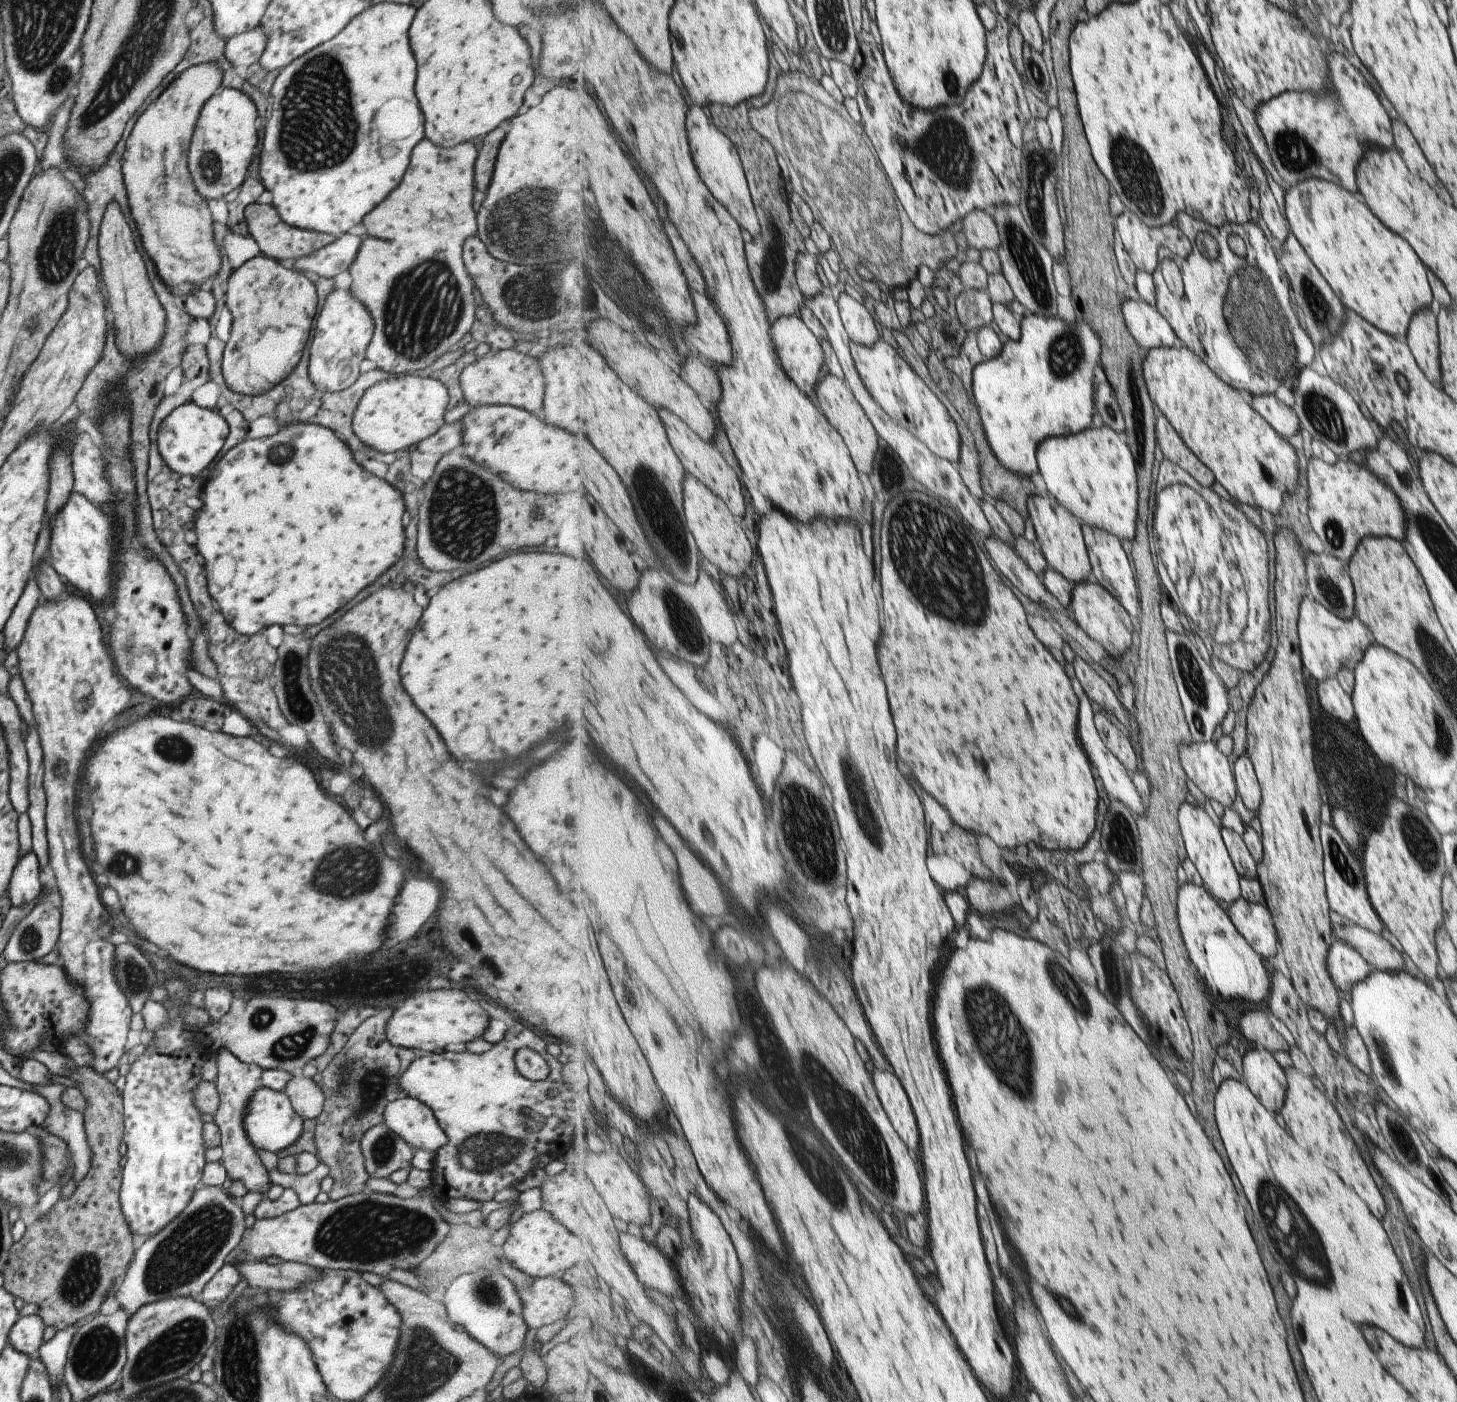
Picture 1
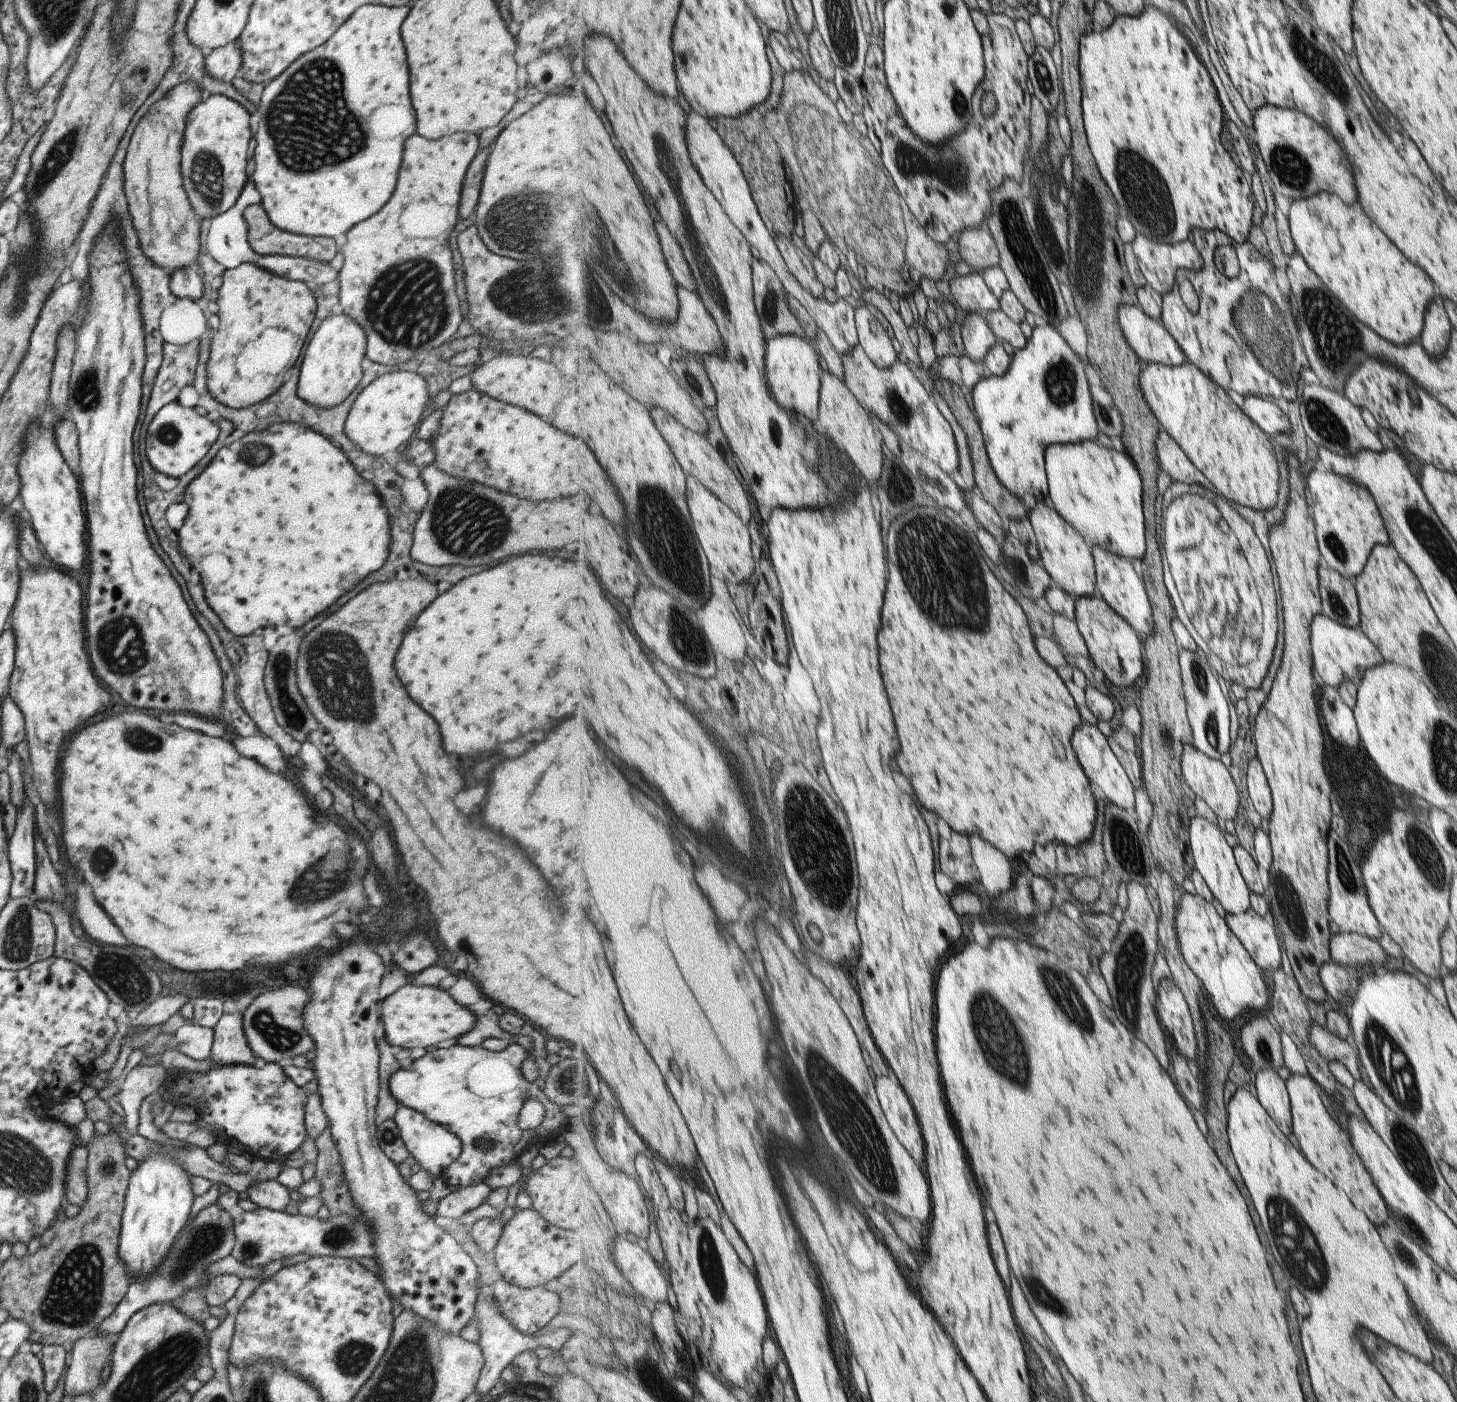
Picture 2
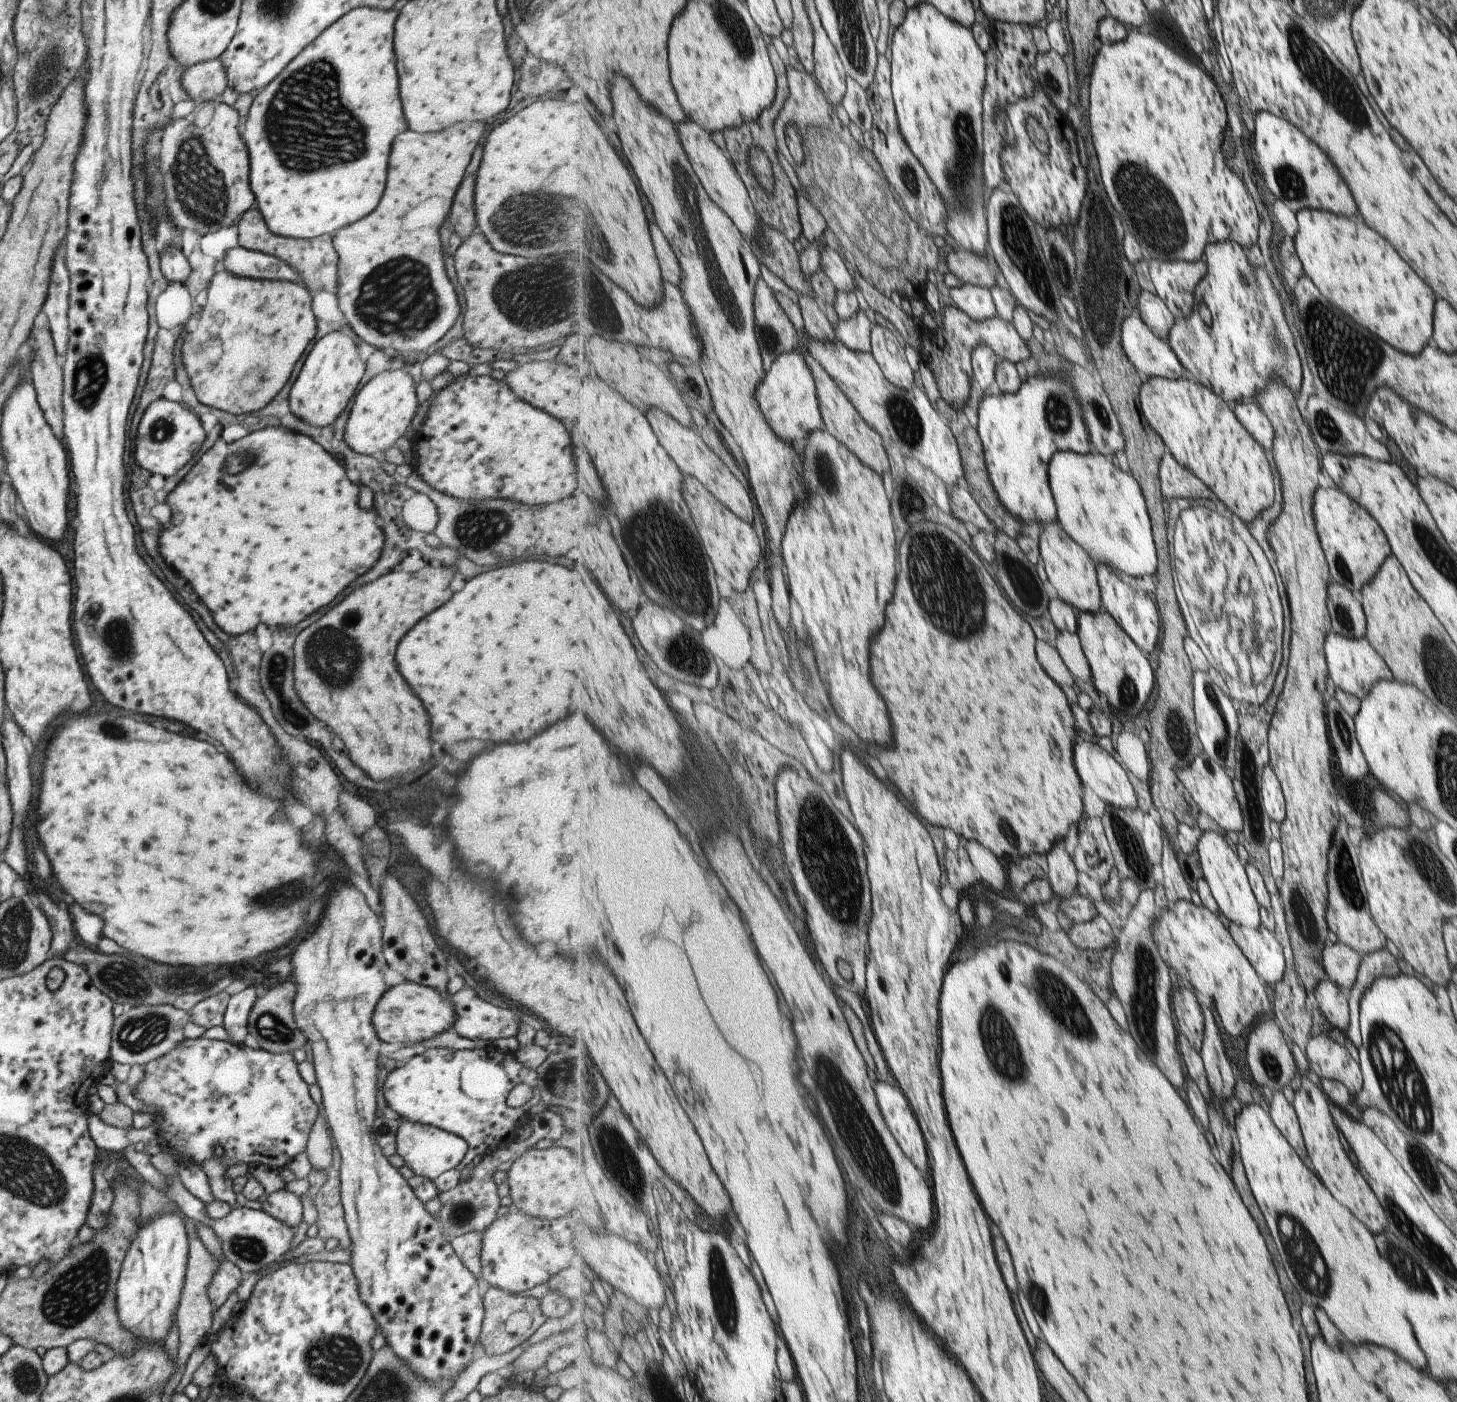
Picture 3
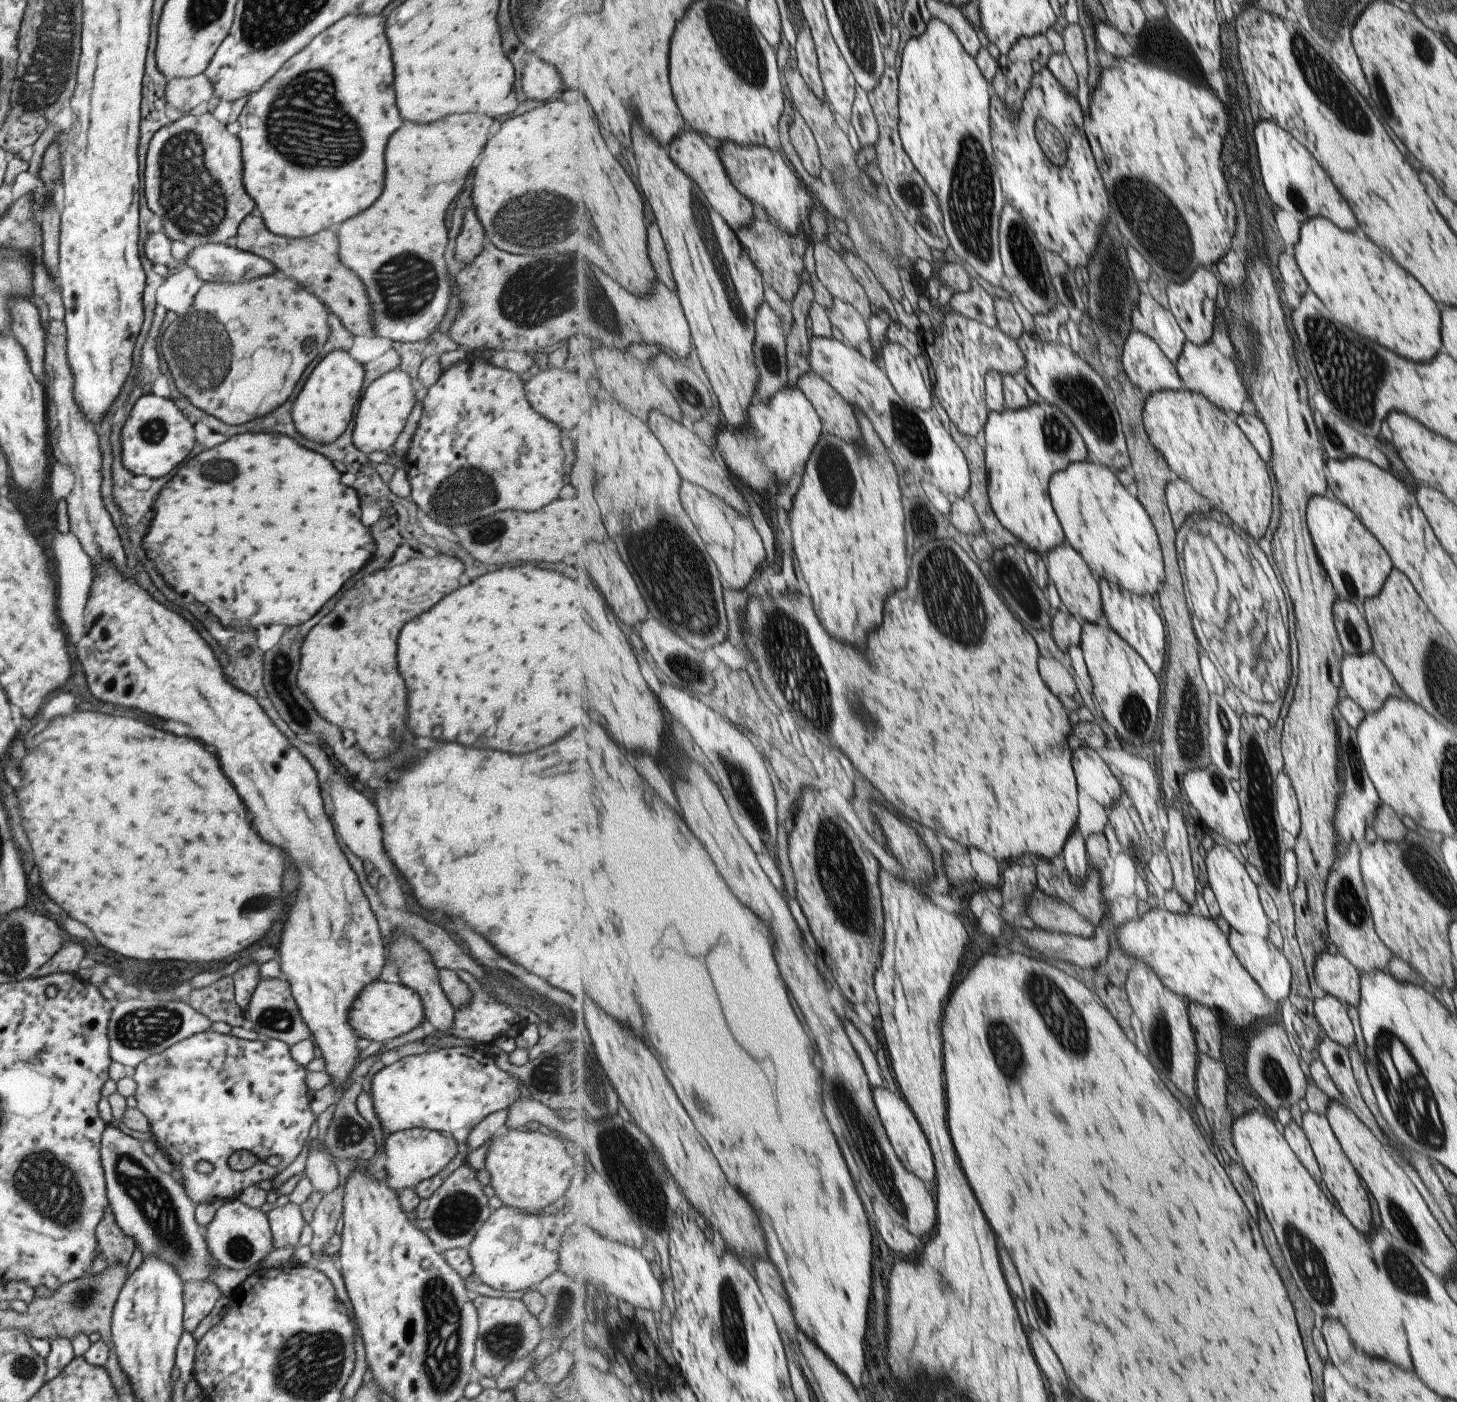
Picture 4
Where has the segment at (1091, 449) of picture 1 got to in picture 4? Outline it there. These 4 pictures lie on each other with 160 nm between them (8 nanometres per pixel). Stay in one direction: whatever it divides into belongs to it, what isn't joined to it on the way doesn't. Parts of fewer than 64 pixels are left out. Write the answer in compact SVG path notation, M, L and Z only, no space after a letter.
M1094 460L1071 463L1067 470L1059 471L1051 477L1050 495L1067 542L1082 554L1099 581L1107 579L1133 594L1158 596L1166 579L1162 544L1150 513L1144 504L1133 498L1129 490L1121 484L1116 470Z

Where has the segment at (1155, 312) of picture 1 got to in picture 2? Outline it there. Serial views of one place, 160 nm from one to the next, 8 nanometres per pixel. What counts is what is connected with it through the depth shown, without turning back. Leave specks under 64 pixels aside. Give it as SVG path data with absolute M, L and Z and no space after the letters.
M1139 304L1122 305L1119 317L1127 341L1143 362L1159 362L1168 366L1185 364L1187 358L1179 342L1162 320L1151 318Z

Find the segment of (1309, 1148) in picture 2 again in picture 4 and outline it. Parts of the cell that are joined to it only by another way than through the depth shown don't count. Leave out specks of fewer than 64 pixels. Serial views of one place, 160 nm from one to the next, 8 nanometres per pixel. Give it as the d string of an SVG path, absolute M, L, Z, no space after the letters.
M1308 1110L1306 1113L1302 1114L1301 1120L1301 1128L1303 1132L1306 1133L1306 1139L1310 1143L1318 1167L1321 1169L1325 1188L1327 1188L1329 1194L1335 1198L1339 1210L1351 1223L1351 1226L1356 1228L1361 1234L1369 1234L1369 1230L1371 1230L1371 1206L1369 1206L1367 1192L1365 1192L1365 1188L1363 1188L1361 1180L1359 1180L1359 1176L1355 1174L1355 1170L1353 1170L1353 1166L1351 1166L1351 1163L1347 1160L1345 1153L1341 1150L1340 1144L1334 1137L1327 1119L1323 1115L1314 1114Z

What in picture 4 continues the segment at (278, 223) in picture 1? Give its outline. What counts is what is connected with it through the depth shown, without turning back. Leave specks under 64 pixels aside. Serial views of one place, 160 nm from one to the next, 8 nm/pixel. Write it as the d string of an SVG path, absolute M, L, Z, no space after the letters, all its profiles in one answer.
M251 212L239 223L235 246L270 262L275 274L311 290L325 304L329 314L335 315L351 335L369 338L376 336L366 288L353 271L340 263L338 238L334 229L325 229L307 238L288 239L270 233L262 218L256 212Z

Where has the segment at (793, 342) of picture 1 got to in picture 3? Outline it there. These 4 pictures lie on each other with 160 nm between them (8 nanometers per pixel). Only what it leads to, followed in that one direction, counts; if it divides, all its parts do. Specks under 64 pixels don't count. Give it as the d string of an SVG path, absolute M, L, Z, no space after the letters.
M801 349L785 352L783 356L779 354L773 360L771 370L766 372L766 379L758 388L758 400L775 432L783 436L783 440L787 440L789 444L793 444L795 440L809 438L808 435L816 431L826 430L819 405L818 384Z

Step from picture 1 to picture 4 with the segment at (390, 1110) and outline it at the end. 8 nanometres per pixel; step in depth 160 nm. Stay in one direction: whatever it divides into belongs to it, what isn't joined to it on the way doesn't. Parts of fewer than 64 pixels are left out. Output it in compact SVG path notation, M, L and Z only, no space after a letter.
M413 1127L389 1133L385 1135L383 1146L385 1154L383 1168L386 1174L383 1182L396 1192L409 1189L443 1170L451 1157L457 1153L457 1148L452 1136L431 1129Z

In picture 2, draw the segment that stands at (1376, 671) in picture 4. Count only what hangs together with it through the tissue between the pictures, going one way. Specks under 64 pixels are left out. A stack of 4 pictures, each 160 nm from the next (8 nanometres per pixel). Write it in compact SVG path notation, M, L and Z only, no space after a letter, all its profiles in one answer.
M1322 613L1311 620L1310 625L1310 650L1314 657L1314 670L1322 685L1339 687L1343 680L1349 680L1353 684L1359 684L1365 668L1381 664L1383 658L1377 648L1365 637L1359 627L1349 628L1343 624L1337 624Z

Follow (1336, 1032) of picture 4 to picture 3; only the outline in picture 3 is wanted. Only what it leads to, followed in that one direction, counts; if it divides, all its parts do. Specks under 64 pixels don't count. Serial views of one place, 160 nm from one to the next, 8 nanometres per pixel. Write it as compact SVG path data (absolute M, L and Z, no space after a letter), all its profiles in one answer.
M1326 977L1315 986L1315 1000L1319 1012L1327 1019L1336 1030L1345 1030L1347 1028L1348 1004L1345 990L1335 986Z

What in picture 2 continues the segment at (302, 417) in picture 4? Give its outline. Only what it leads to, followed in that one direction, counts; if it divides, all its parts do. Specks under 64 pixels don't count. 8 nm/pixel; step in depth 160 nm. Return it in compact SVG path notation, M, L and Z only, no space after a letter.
M342 311L331 312L331 316L317 326L305 348L297 378L297 397L319 408L333 408L343 402L361 380L365 348L363 328Z

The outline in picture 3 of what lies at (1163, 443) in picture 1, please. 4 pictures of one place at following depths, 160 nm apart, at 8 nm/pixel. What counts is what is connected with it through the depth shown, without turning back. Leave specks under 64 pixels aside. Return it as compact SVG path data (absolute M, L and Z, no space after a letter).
M1170 451L1165 452L1160 465L1160 484L1163 495L1171 498L1205 498L1212 500L1215 495L1213 490L1195 476L1189 468L1181 466Z

